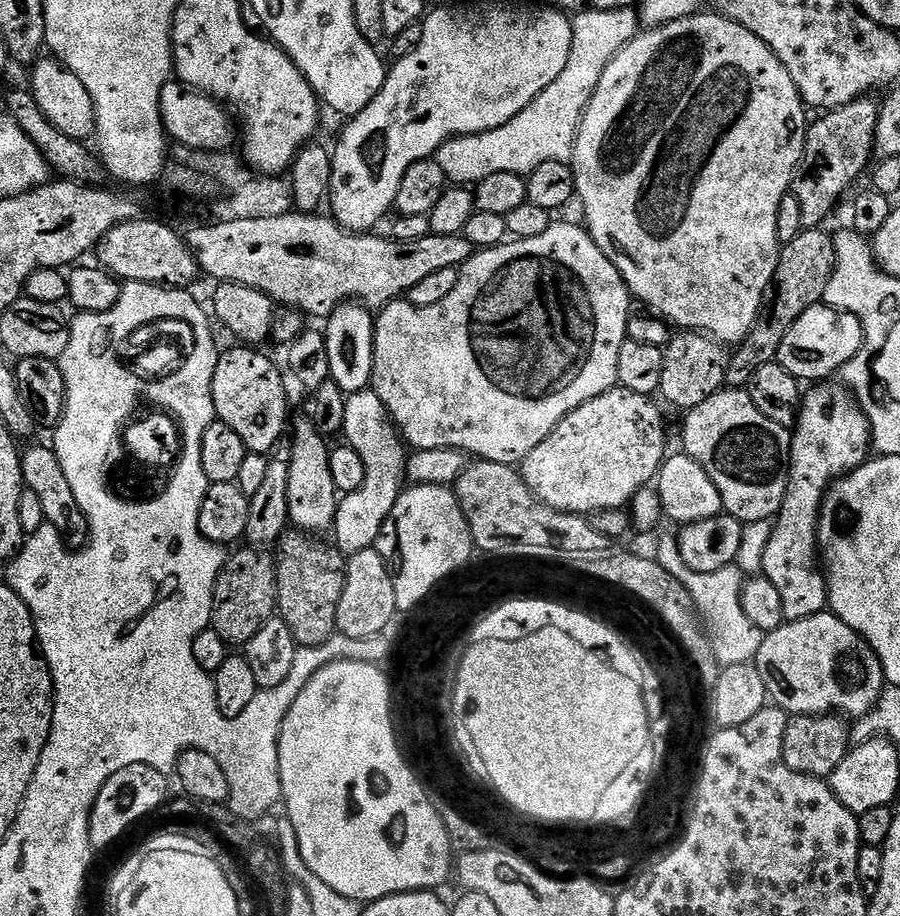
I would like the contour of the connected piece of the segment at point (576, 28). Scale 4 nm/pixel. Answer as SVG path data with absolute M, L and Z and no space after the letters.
M627 6L597 10L588 8L573 17L572 49L566 70L550 86L539 88L518 110L512 123L514 154L518 158L554 160L564 145L580 131L588 100L608 63L636 35L636 12Z

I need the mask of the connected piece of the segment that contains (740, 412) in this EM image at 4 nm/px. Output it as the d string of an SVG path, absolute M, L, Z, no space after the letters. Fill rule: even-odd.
M736 386L712 391L704 399L687 409L684 420L683 451L693 456L706 470L710 482L720 495L721 509L745 525L760 520L771 521L779 513L788 493L790 470L792 469L792 432L771 420L753 402L747 391Z

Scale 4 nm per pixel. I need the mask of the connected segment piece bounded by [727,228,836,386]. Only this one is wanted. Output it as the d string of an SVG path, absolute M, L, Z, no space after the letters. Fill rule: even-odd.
M808 228L800 232L792 241L783 245L780 253L780 273L778 295L770 308L768 331L754 333L740 347L732 360L728 374L729 383L736 386L745 385L759 365L771 363L776 356L777 344L799 316L806 314L815 304L827 297L828 283L835 272L835 238L831 231L824 228ZM780 294L780 297L779 297ZM776 302L776 305L775 305Z

